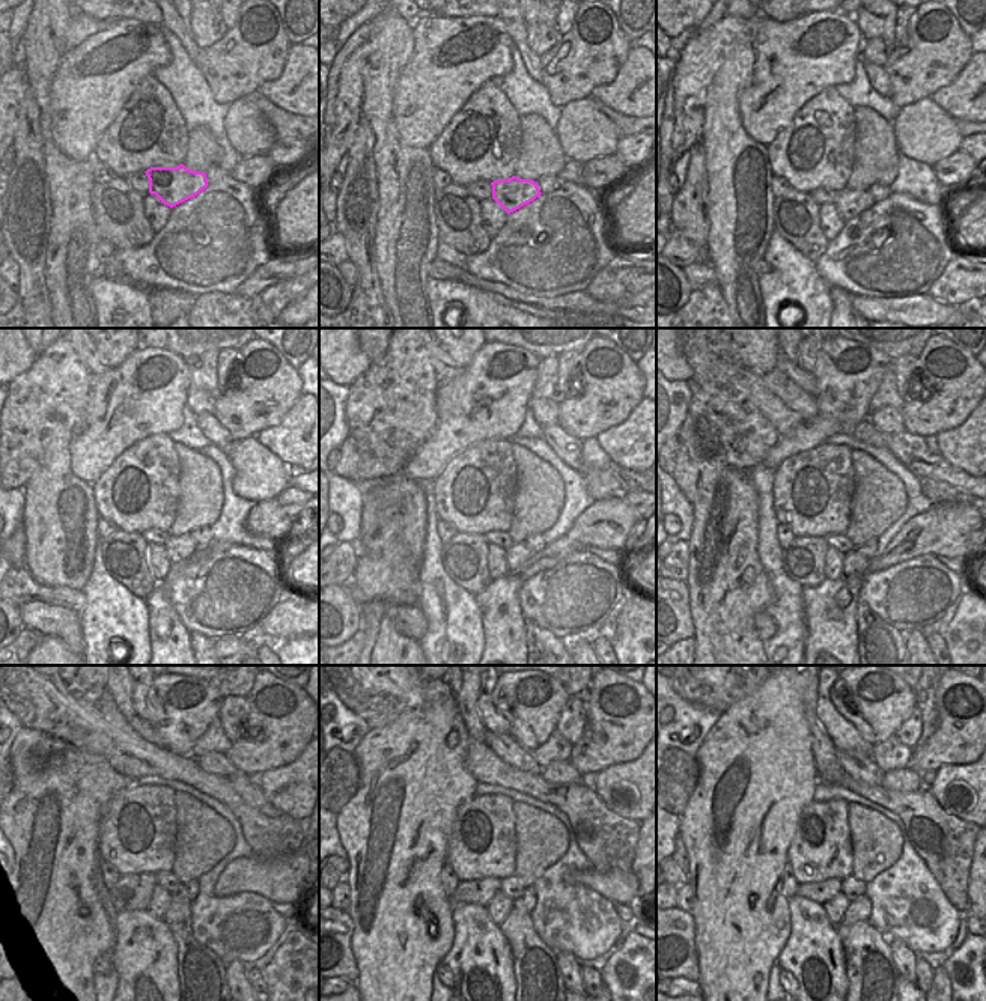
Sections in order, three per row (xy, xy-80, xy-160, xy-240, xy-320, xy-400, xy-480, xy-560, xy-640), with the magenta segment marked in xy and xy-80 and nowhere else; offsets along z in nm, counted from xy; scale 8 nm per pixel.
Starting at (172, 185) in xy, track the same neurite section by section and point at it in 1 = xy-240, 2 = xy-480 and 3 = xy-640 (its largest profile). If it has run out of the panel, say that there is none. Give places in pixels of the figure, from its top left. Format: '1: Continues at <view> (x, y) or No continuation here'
1: Continues at xy-240 (178, 548)
2: Continues at xy-480 (200, 971)
3: Continues at xy-640 (870, 971).

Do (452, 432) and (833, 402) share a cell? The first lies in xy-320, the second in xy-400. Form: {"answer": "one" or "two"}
{"answer": "one"}

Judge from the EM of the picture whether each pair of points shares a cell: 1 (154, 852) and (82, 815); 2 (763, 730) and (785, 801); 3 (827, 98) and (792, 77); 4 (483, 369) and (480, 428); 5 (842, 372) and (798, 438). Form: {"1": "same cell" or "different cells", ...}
{"1": "different cells", "2": "same cell", "3": "different cells", "4": "same cell", "5": "same cell"}

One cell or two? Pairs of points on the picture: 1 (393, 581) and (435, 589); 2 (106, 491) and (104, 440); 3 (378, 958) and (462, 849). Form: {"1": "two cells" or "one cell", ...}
{"1": "two cells", "2": "two cells", "3": "two cells"}

